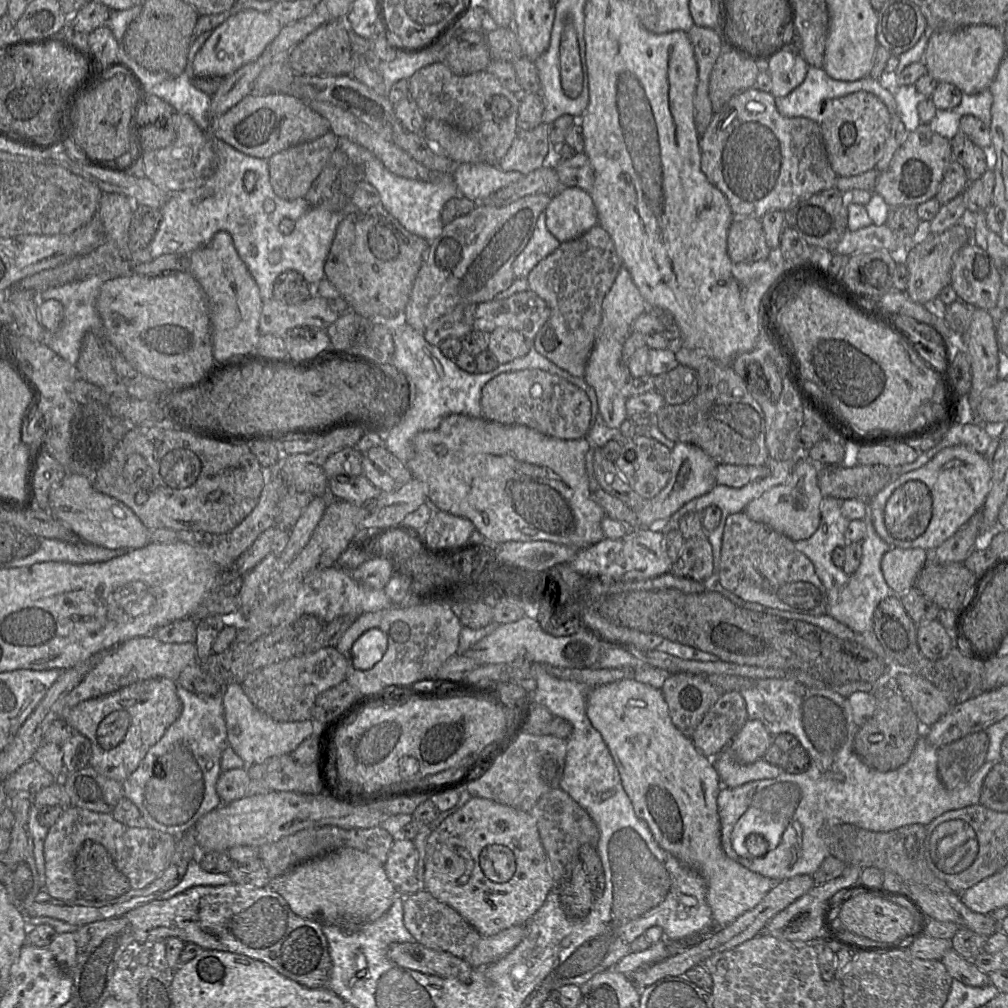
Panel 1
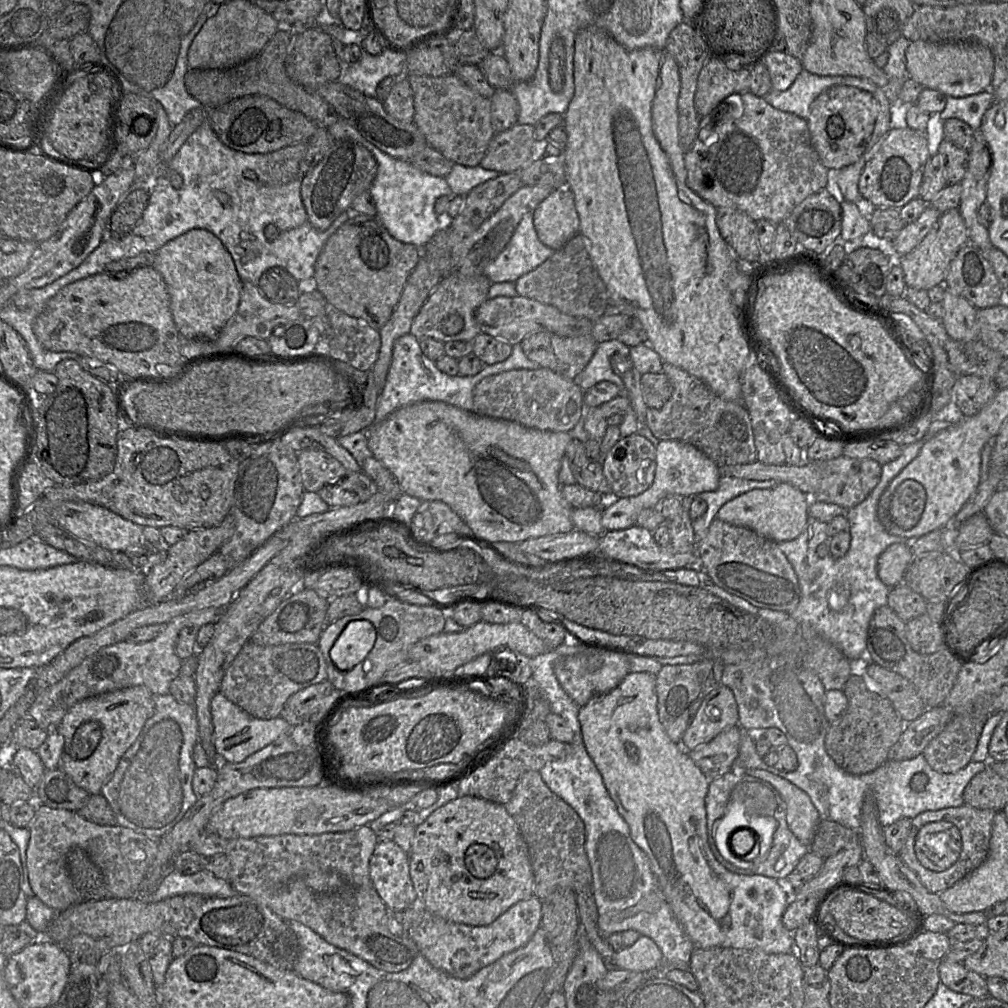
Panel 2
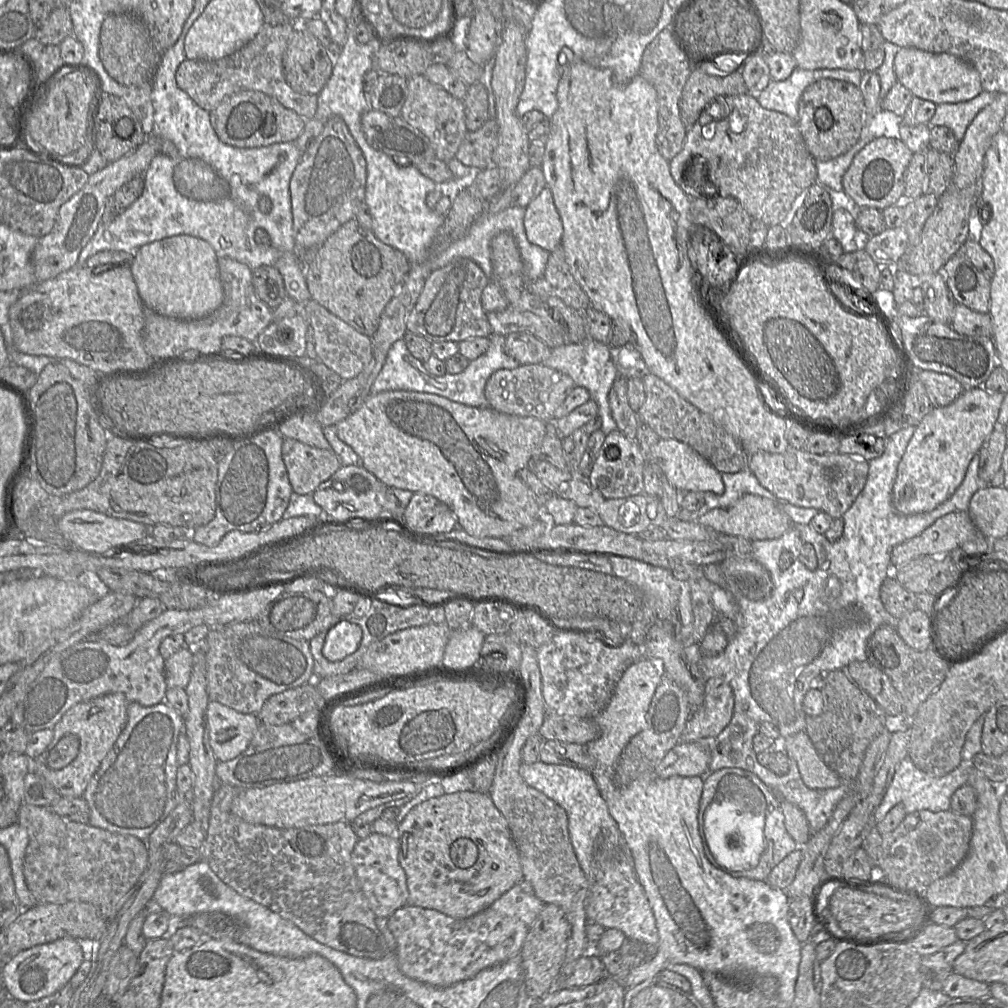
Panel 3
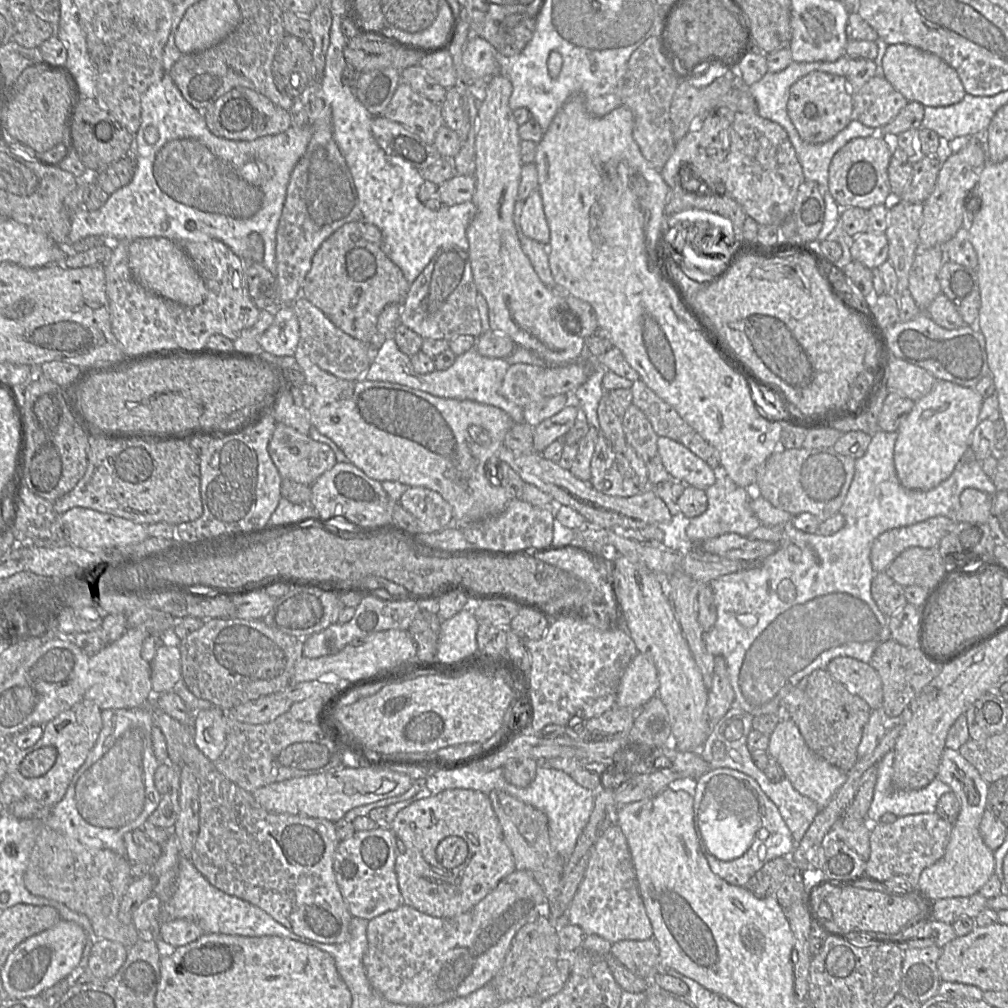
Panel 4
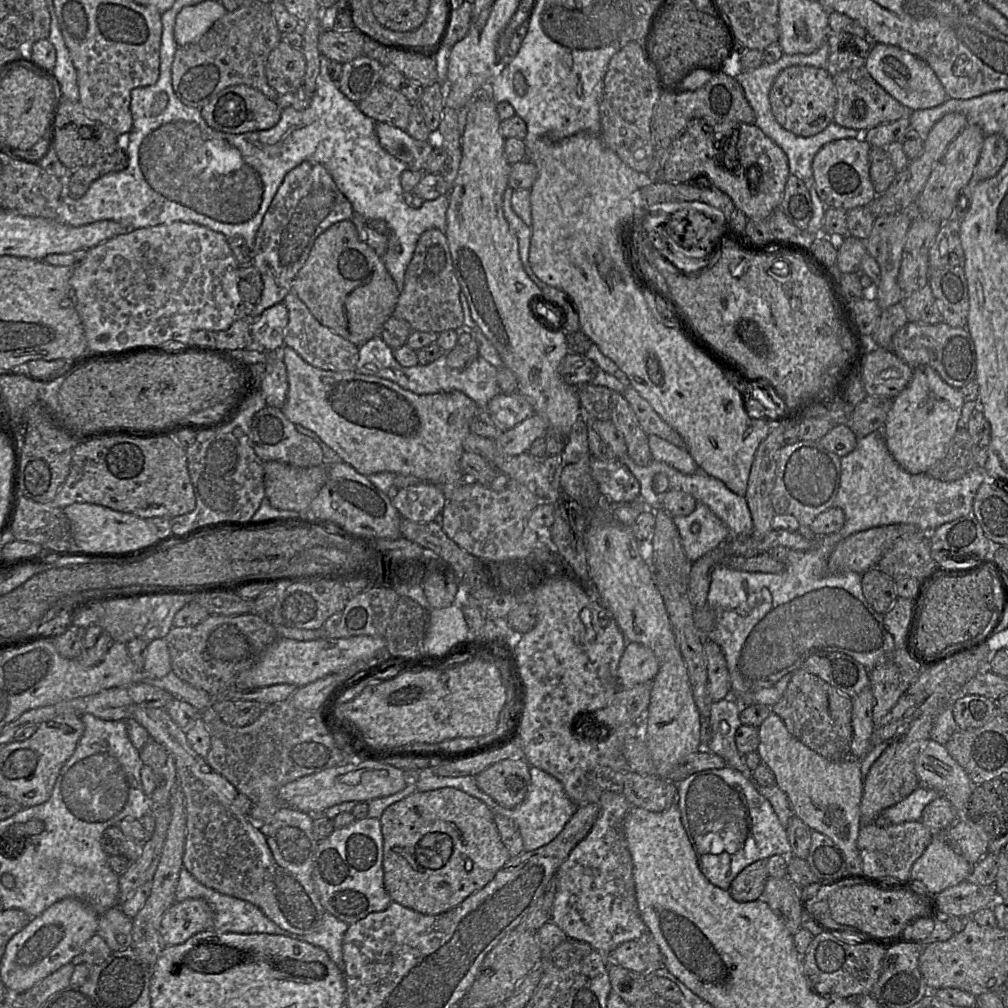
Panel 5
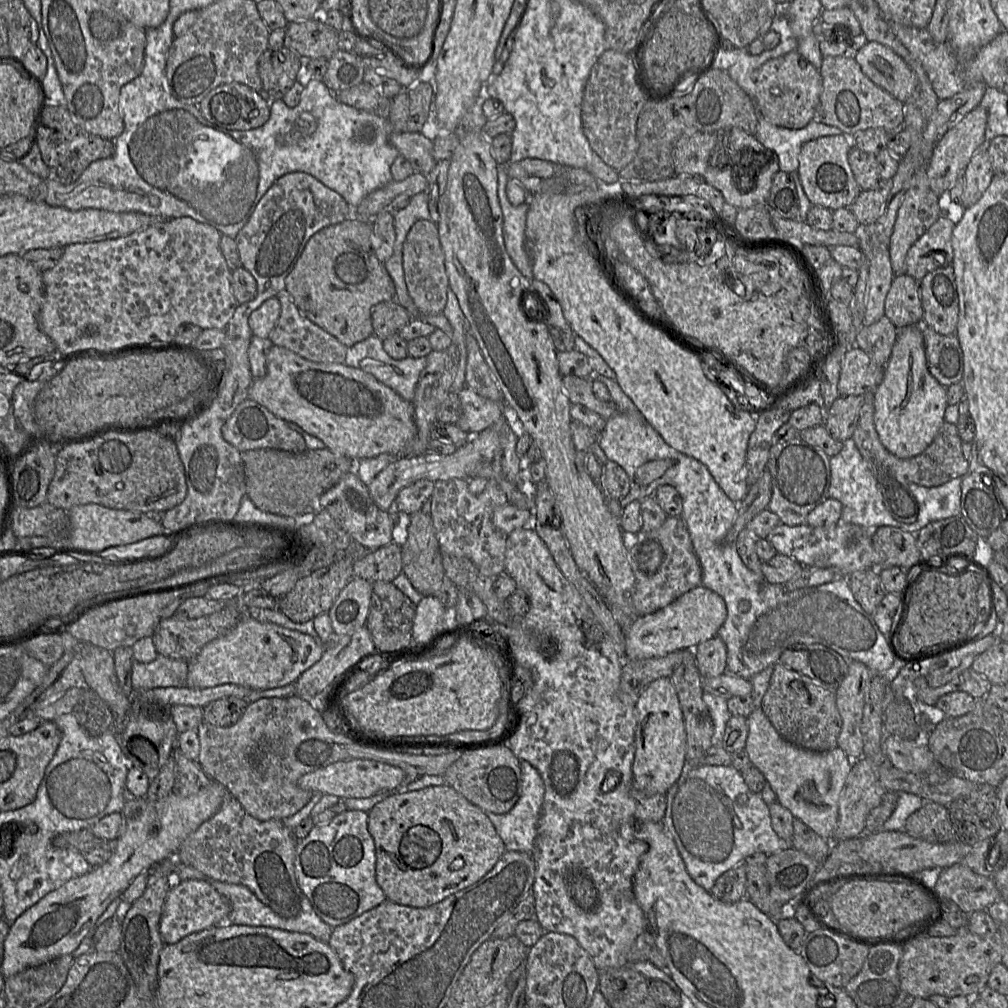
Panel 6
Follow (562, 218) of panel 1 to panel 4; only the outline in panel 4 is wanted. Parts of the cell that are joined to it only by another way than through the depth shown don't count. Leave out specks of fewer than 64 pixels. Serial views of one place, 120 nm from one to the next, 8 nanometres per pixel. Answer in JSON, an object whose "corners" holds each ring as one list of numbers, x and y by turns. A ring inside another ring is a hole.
{"corners":[[538,189,534,190,524,201,520,225,523,233,530,239,548,245,550,229,544,213,542,197]]}

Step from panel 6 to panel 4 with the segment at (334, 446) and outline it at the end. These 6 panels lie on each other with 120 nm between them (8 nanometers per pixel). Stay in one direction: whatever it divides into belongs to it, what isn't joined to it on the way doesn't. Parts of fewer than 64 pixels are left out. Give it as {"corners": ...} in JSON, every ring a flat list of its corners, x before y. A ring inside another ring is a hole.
{"corners":[[297,347,293,357,305,378,306,402,312,427,332,440,343,451,348,461,362,470,368,477,379,482,397,481,409,487,424,487,439,493,452,508,455,522,451,526,460,526,458,524,472,523,498,515,505,510,509,502,513,499,512,495,505,488,493,485,486,474,487,462,491,458,498,458,498,452,504,447,503,442,505,435,515,423,515,421,500,408,471,400,437,397,420,390,389,382,368,381,364,378,354,381,339,379,317,366,307,356,302,347]]}

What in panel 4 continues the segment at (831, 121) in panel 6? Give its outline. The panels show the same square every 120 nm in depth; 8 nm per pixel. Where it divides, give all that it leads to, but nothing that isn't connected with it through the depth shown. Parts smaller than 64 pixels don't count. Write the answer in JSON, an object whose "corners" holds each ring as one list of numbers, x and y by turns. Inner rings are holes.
{"corners":[[884,77,869,79,858,91,852,91,853,120,870,128,891,122,908,104,907,99]]}

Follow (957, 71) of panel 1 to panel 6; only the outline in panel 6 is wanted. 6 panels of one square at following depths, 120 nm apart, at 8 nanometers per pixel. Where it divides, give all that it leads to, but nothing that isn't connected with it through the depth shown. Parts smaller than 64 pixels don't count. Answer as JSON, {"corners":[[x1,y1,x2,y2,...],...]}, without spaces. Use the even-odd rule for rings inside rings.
{"corners":[[867,42,857,50,854,60,869,80,900,102,907,102,914,93,917,84,914,73,890,48]]}

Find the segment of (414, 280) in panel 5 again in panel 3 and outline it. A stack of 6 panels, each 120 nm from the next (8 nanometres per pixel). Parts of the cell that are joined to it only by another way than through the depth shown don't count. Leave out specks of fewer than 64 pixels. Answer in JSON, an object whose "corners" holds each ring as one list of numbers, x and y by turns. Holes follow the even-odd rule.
{"corners":[[467,258,453,259,447,265,433,270,406,319,406,330,424,337,430,343,459,343,475,337,489,337,492,331,482,308,481,295,490,280,475,262]]}

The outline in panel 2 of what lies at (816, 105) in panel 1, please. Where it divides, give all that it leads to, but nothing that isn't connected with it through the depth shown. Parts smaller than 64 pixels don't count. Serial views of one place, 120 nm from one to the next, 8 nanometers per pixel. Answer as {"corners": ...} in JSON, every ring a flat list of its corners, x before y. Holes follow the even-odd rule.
{"corners":[[803,69,793,84,785,91,771,89,763,98,767,103,781,111,793,113,807,119,814,99,833,86,852,86,868,92,879,87,865,78,855,76,819,76]]}

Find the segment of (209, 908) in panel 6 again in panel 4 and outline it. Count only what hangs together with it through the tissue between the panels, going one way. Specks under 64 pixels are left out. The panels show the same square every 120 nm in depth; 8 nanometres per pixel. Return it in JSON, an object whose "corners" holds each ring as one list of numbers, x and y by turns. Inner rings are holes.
{"corners":[[171,918,160,925,159,949,161,955,169,952,169,949,185,946,196,941,203,931,194,922,185,919]]}

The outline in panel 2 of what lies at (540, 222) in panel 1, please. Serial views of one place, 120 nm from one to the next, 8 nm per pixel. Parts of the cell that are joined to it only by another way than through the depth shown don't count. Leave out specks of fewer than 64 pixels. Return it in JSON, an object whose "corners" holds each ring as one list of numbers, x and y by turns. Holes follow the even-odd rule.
{"corners":[[532,215,528,231,513,233,506,248,485,268,484,275,492,283,515,282,544,263,554,252,539,240]]}

